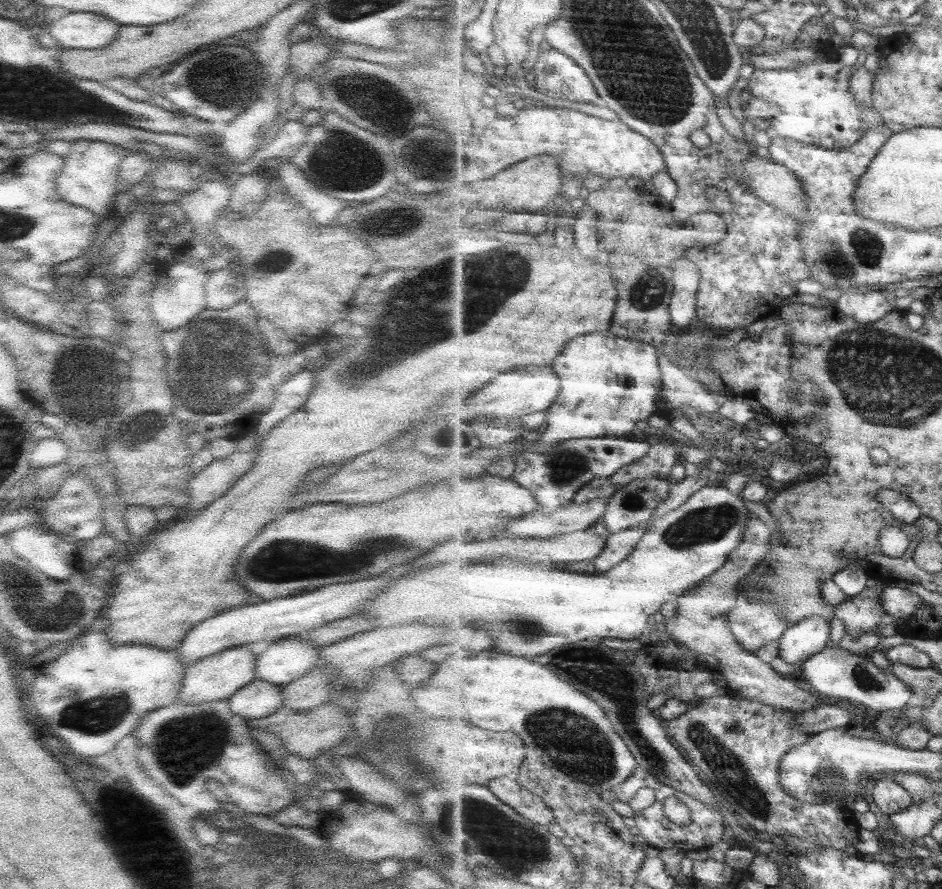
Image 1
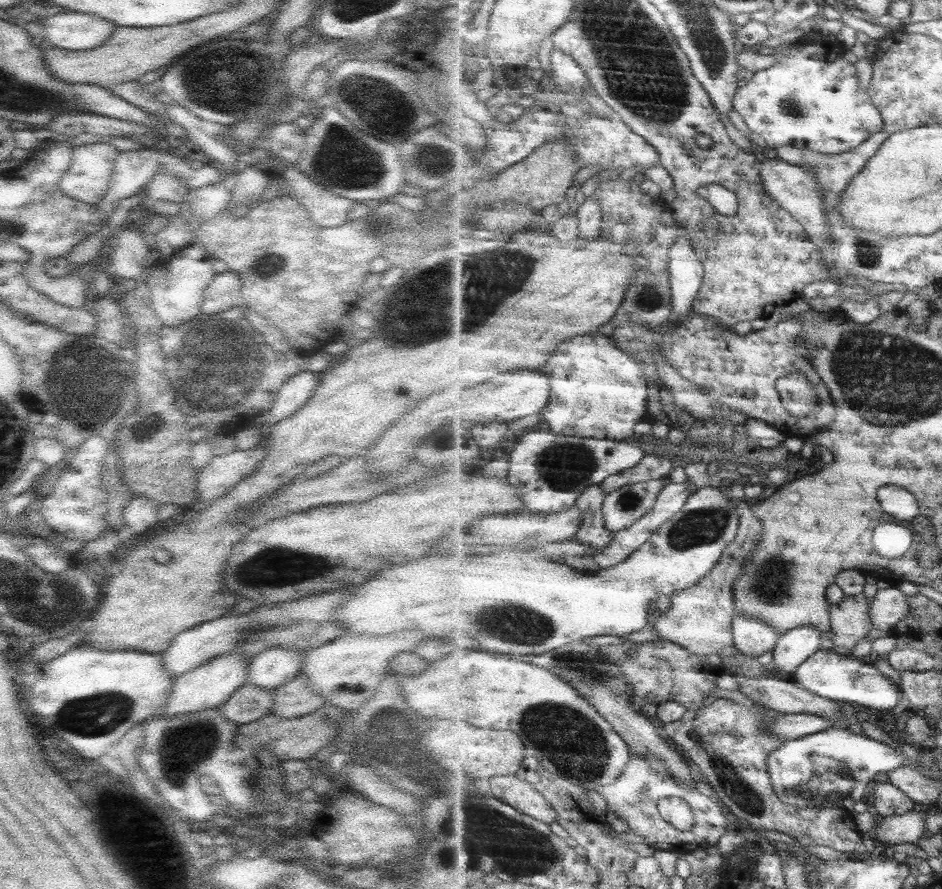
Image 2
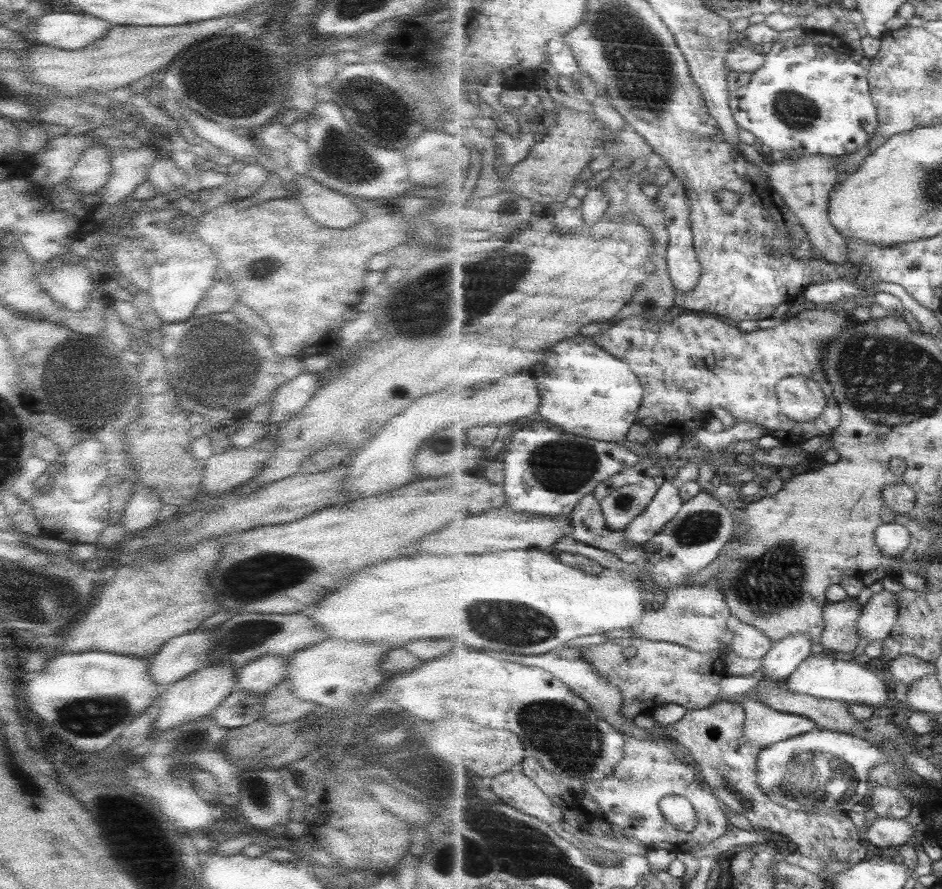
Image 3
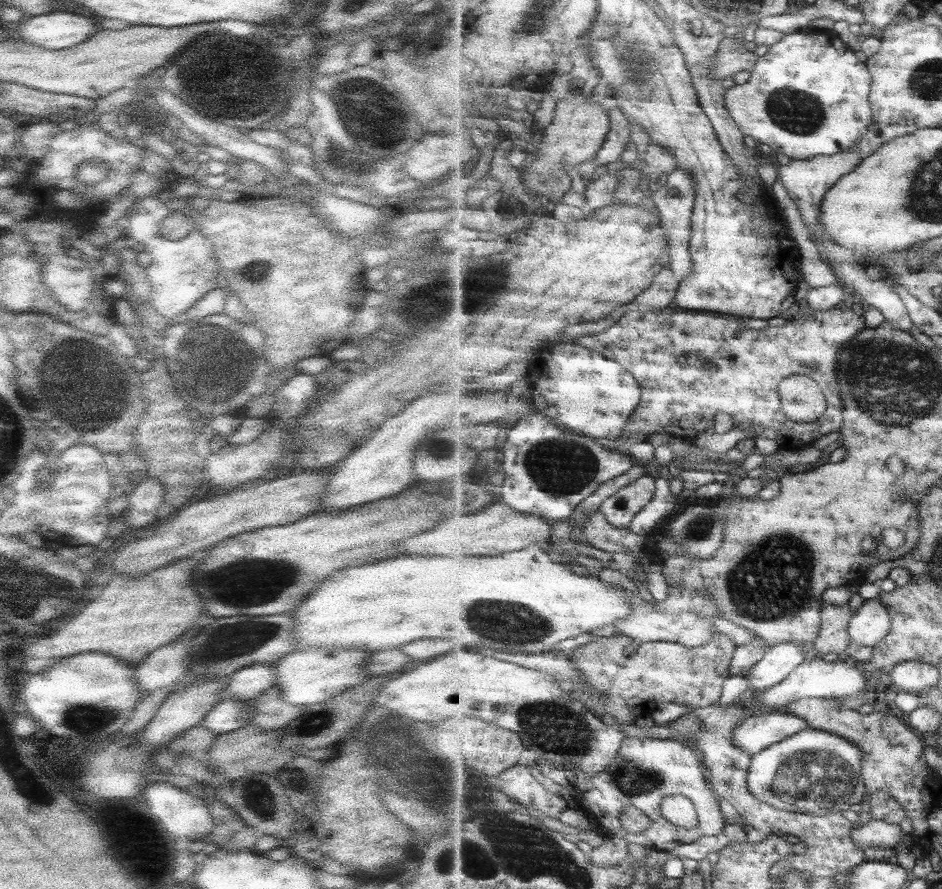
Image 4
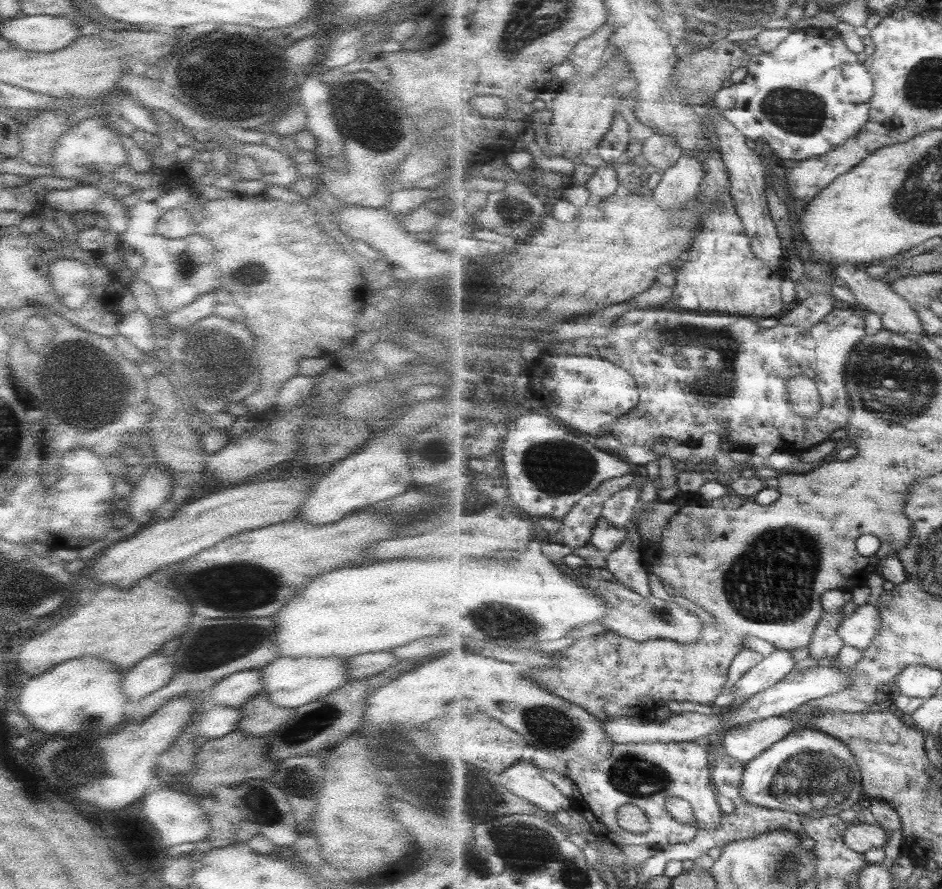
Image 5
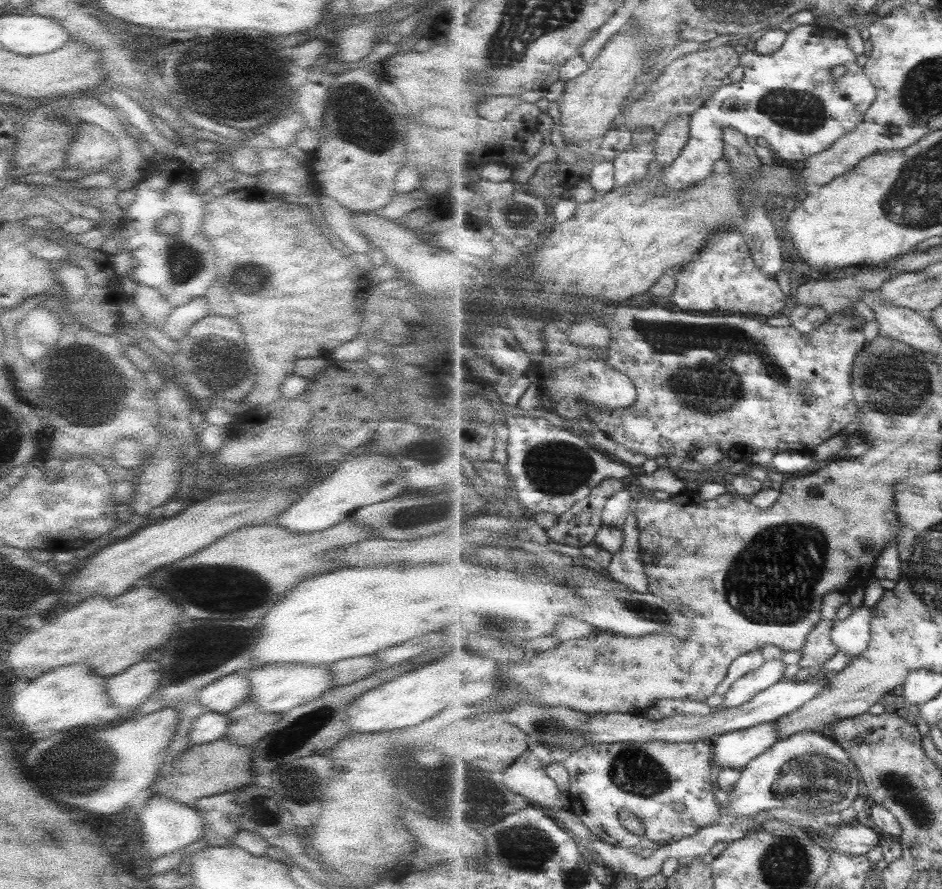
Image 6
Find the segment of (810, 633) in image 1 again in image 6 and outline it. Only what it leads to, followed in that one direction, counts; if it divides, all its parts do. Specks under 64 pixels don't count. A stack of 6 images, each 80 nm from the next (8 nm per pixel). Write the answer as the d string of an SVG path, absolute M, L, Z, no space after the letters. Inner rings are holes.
M778 660L765 661L761 668L745 675L733 684L725 696L724 706L719 709L741 706L751 700L756 694L759 694L759 692L763 692L766 688L777 684L784 678L786 665L783 661Z

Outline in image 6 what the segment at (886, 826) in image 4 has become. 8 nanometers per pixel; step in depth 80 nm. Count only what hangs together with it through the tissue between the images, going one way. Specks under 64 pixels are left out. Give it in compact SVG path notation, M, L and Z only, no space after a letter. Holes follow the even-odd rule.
M863 824L840 826L831 836L823 838L817 833L811 835L818 845L852 855L866 855L881 844L881 834L874 827Z

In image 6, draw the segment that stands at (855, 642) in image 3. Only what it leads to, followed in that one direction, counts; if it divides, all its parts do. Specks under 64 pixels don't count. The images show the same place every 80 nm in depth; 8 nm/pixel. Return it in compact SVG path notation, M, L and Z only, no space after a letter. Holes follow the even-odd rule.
M822 620L818 627L807 637L807 643L802 648L802 659L800 665L803 668L808 666L822 666L827 661L832 661L840 651L838 646L831 640L831 632L836 621Z

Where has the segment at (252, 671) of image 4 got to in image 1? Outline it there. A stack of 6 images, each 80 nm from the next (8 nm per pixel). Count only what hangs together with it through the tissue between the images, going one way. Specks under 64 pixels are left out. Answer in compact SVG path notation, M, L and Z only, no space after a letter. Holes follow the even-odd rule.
M287 637L266 644L266 649L256 656L256 676L254 678L283 686L307 674L313 667L318 666L320 664L318 659L320 649L307 639L296 639L295 637Z

